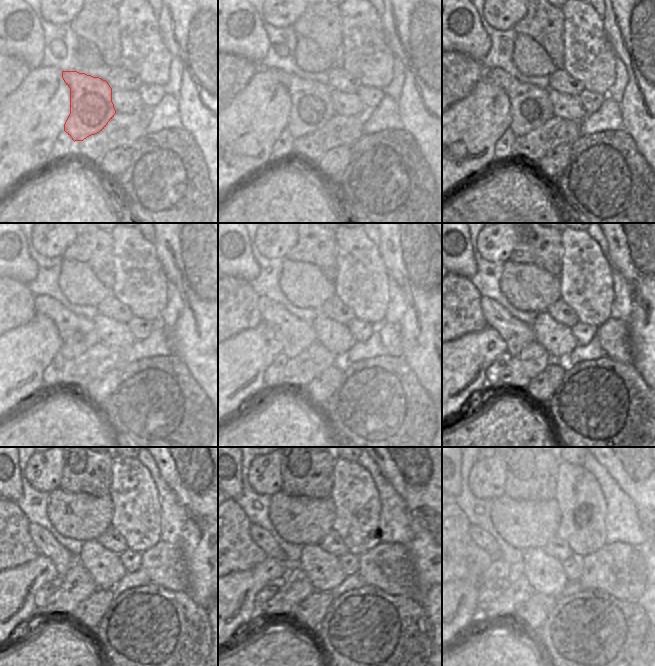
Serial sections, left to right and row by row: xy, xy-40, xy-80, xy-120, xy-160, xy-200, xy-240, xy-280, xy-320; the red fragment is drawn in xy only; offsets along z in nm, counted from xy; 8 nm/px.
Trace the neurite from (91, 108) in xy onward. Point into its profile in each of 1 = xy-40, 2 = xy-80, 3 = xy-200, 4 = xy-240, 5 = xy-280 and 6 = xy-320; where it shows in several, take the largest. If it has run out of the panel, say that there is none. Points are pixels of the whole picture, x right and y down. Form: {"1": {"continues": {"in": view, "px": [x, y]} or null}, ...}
{"1": {"continues": {"in": "xy-40", "px": [312, 108]}}, "2": {"continues": {"in": "xy-80", "px": [530, 107]}}, "3": {"continues": {"in": "xy-200", "px": [516, 334]}}, "4": {"continues": {"in": "xy-240", "px": [62, 559]}}, "5": {"continues": {"in": "xy-280", "px": [260, 536]}}, "6": {"continues": {"in": "xy-320", "px": [484, 540]}}}

